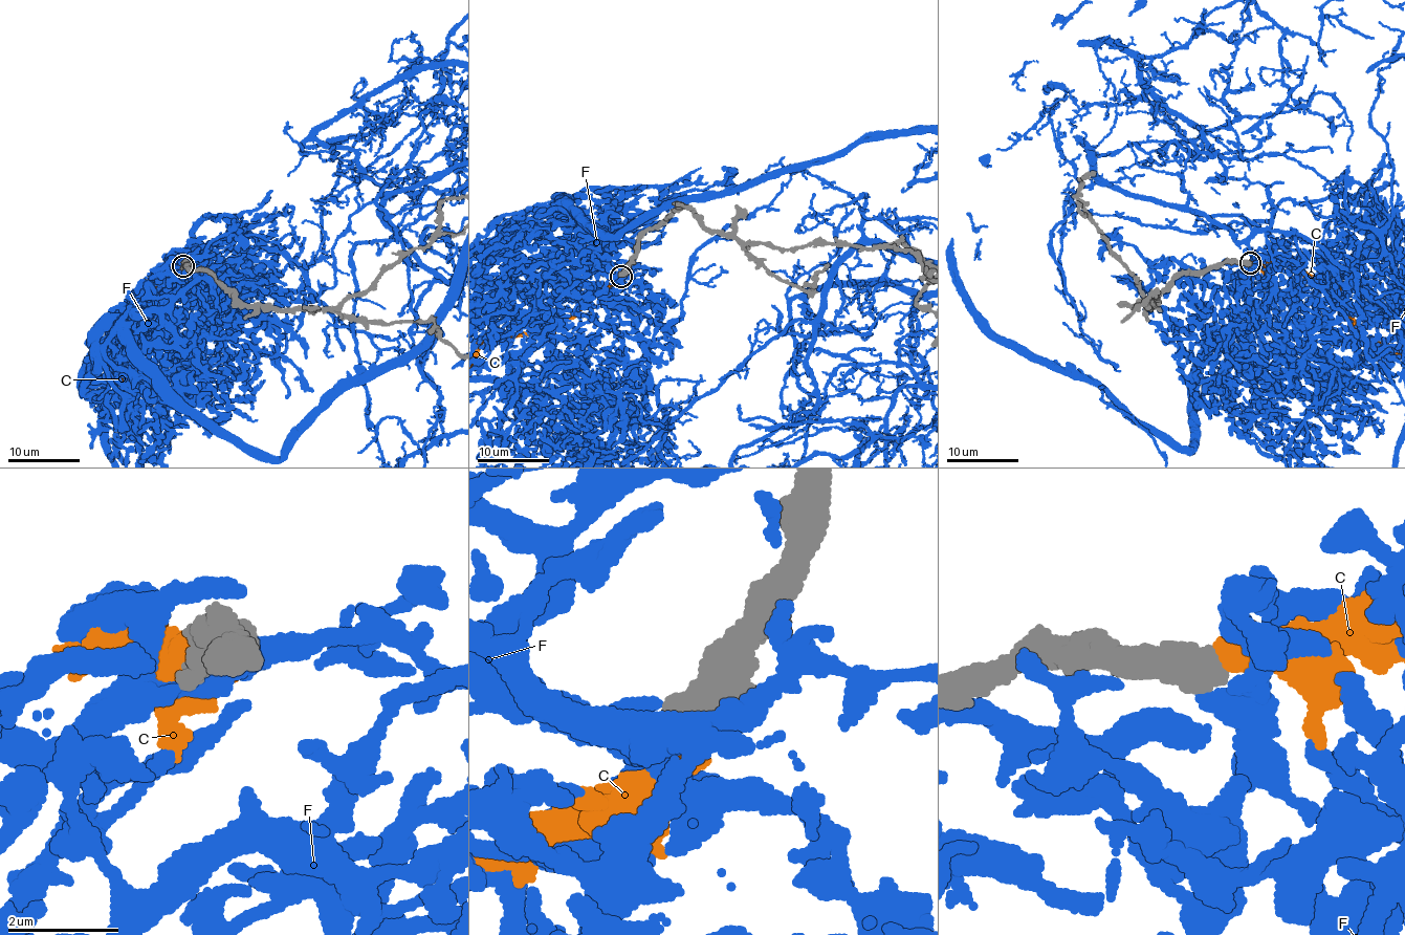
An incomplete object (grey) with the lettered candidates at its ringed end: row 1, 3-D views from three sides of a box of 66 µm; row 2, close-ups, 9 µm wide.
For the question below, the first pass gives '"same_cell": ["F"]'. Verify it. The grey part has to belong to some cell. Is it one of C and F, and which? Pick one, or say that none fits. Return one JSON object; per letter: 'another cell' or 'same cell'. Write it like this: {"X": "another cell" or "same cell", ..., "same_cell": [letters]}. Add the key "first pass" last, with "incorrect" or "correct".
{"C": "same cell", "F": "another cell", "same_cell": ["C"], "first pass": "incorrect"}

